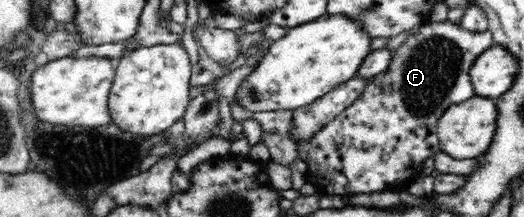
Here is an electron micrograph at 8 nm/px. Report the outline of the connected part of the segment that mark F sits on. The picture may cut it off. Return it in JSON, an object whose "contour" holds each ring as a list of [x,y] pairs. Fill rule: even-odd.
{"contour":[[[429,18],[424,21],[422,24],[419,24],[418,27],[413,29],[413,32],[410,32],[408,38],[395,50],[392,52],[391,64],[387,68],[387,72],[383,75],[375,75],[371,78],[370,82],[363,88],[361,96],[345,110],[336,116],[331,122],[327,123],[327,126],[323,126],[321,131],[317,131],[317,134],[309,140],[309,142],[298,142],[297,149],[299,149],[299,157],[307,163],[308,171],[311,172],[311,175],[315,177],[315,184],[319,184],[323,190],[328,195],[358,195],[358,194],[368,194],[374,192],[384,192],[384,191],[394,191],[404,193],[405,184],[411,182],[411,180],[417,179],[420,176],[421,171],[423,170],[423,162],[427,162],[428,158],[431,158],[437,152],[440,152],[440,141],[437,135],[437,126],[438,120],[441,118],[441,115],[444,113],[444,110],[447,110],[451,105],[459,104],[459,102],[465,102],[471,97],[475,97],[475,89],[471,84],[471,77],[469,76],[469,70],[473,66],[475,58],[485,52],[487,47],[495,45],[495,39],[489,29],[484,30],[483,32],[471,32],[465,30],[460,24],[455,24],[451,20],[446,19],[442,22],[434,22]]]}

